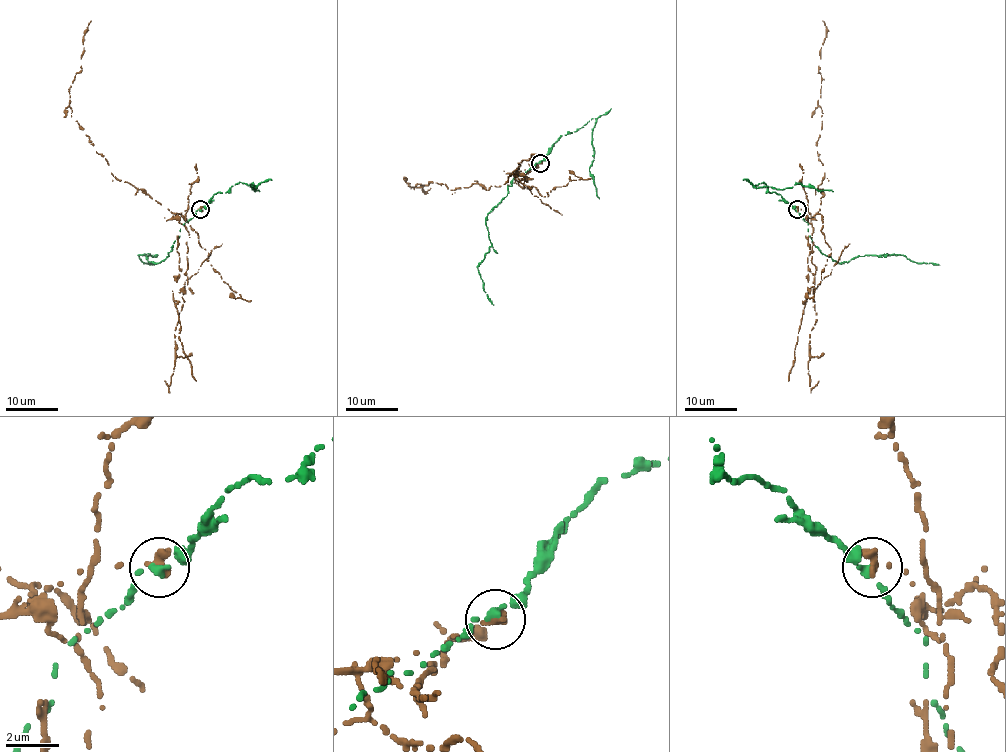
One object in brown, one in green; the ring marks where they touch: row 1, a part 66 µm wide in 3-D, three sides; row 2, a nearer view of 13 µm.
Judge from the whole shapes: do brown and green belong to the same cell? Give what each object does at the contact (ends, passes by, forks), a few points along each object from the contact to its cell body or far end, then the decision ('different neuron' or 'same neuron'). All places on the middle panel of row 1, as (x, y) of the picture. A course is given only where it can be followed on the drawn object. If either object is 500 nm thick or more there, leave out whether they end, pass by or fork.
brown ends; green ends; course brown (540, 163), (488, 190), (478, 184), (454, 190), (430, 187); course green (540, 163), (514, 177), (503, 198), (489, 212), (485, 222), (492, 245), (477, 269), (484, 291), (493, 304); different neuron

